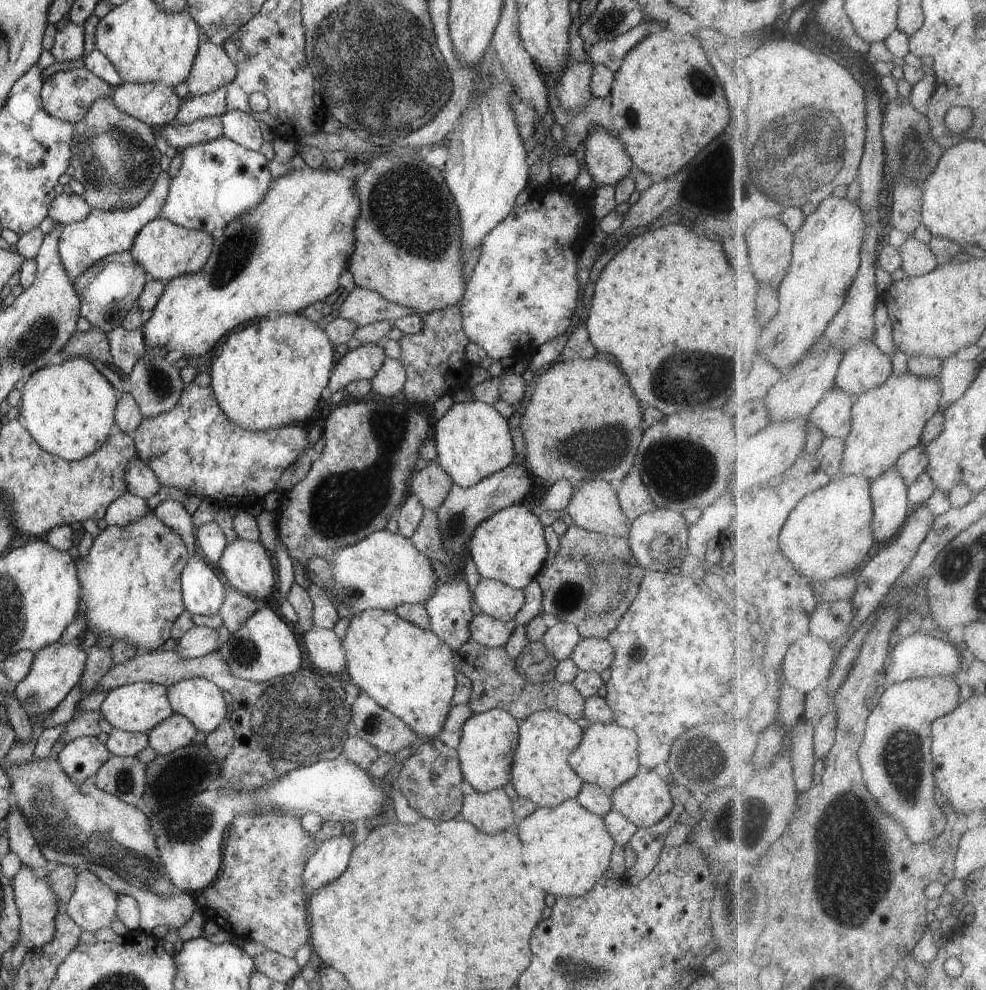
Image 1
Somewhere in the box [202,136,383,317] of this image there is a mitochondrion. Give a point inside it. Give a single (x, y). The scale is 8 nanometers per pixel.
(234, 253)

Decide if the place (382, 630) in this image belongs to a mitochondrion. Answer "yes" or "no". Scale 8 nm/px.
no

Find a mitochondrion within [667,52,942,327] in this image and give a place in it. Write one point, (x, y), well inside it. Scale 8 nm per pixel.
(814, 136)

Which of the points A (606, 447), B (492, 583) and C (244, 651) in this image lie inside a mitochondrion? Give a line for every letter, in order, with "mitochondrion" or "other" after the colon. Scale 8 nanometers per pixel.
A: mitochondrion
B: other
C: mitochondrion

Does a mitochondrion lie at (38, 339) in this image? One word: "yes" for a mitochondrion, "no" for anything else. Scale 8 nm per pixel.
yes

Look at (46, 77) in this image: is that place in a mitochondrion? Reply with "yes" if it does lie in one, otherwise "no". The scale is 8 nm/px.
no

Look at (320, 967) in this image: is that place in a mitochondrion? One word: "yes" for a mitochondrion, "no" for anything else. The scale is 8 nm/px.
no

